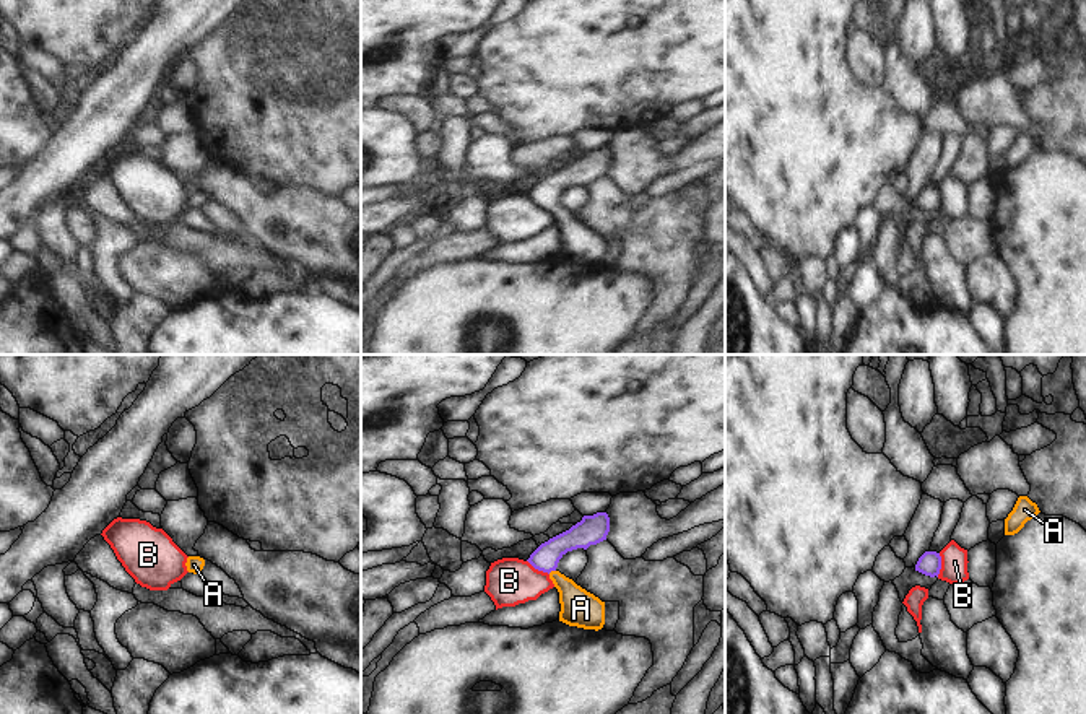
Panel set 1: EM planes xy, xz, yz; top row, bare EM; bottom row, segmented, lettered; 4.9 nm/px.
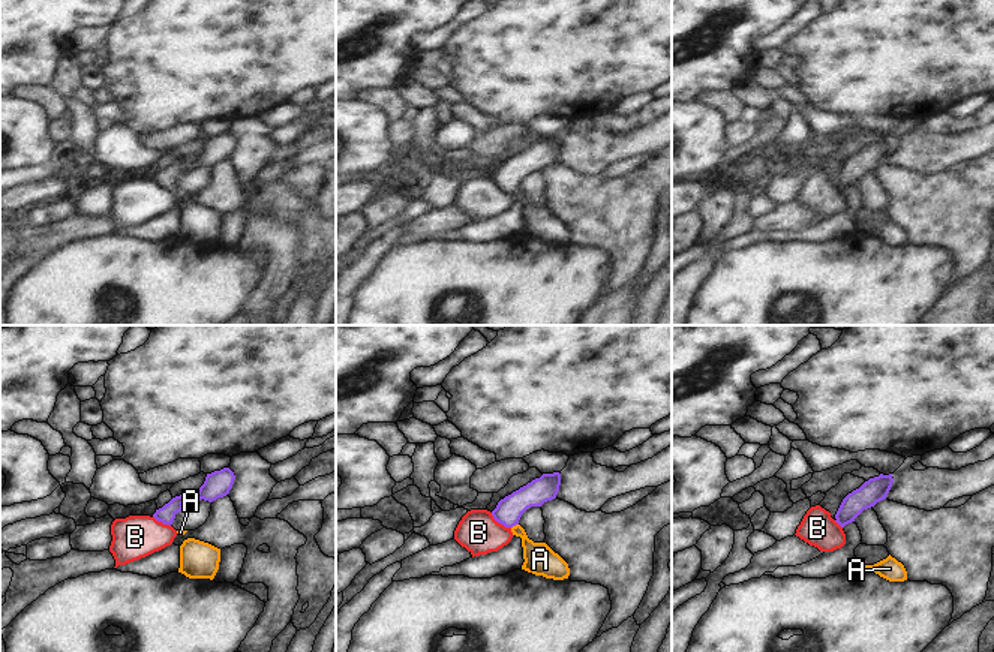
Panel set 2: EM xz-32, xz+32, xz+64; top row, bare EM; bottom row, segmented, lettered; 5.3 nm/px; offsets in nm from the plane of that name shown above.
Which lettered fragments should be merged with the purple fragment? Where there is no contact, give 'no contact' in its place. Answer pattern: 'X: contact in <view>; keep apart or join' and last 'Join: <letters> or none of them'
A: contact in xz; join
B: contact in yz; keep apart
Join: A

